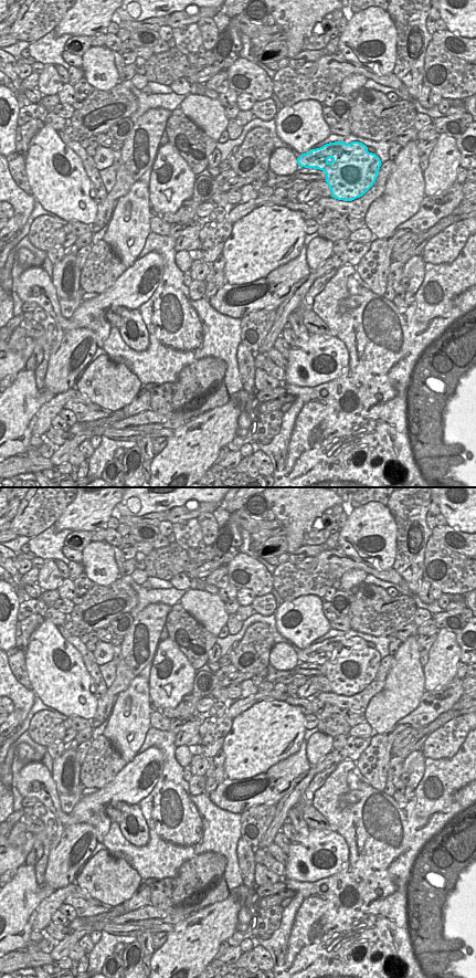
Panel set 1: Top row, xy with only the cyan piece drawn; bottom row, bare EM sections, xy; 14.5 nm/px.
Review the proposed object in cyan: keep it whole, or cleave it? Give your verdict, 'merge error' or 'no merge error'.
merge error

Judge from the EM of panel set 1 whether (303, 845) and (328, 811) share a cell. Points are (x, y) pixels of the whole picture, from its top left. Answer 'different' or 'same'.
different

